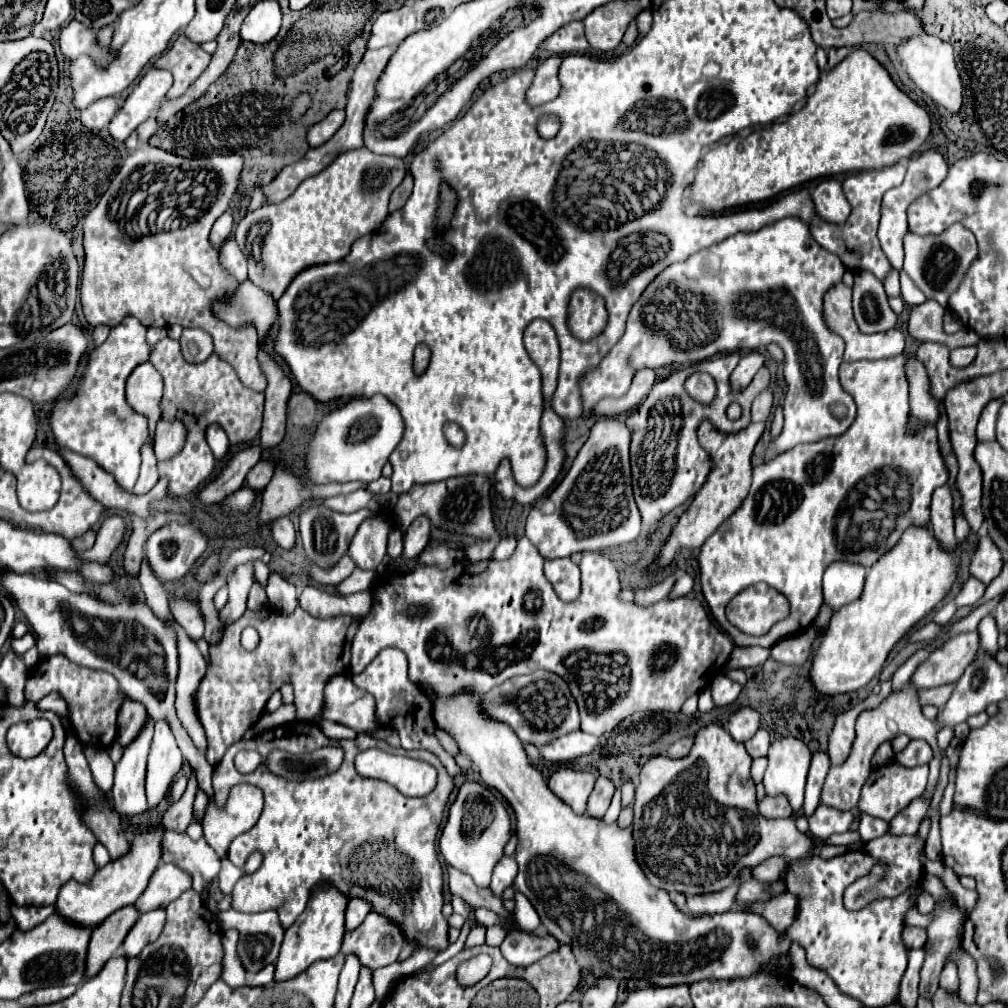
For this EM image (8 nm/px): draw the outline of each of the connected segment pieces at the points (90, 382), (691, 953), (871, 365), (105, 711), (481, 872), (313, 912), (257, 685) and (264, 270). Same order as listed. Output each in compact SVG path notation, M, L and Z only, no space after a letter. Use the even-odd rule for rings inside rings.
M132 316L114 326L102 346L92 350L88 370L80 380L76 396L72 400L56 402L50 418L56 442L62 448L92 458L128 492L132 492L138 480L140 446L148 440L148 422L126 404L124 384L134 366L146 362L150 356L146 333L147 328Z
M460 690L460 694L448 698L436 698L434 718L438 726L456 740L460 752L478 766L482 780L512 804L518 836L516 862L520 866L514 886L528 896L538 910L546 932L562 944L572 946L582 964L618 980L648 978L654 986L692 984L704 978L750 978L756 974L790 976L790 964L786 970L780 966L768 968L768 962L772 960L790 960L790 940L786 932L778 932L766 918L754 912L728 910L712 916L690 916L678 910L668 892L654 888L642 872L636 860L632 826L620 828L618 822L606 824L602 818L574 814L574 810L548 788L542 774L530 764L516 732L506 722L494 722L494 718L486 714L480 696L474 696L470 690Z
M906 354L886 360L862 360L842 362L840 382L848 394L852 394L858 414L852 426L832 438L820 442L808 442L778 454L776 458L754 468L750 494L742 506L720 524L720 528L704 542L700 550L700 584L710 612L718 624L734 638L738 646L764 646L770 648L784 636L808 628L822 606L822 574L834 560L848 560L858 564L874 564L886 554L910 526L924 526L930 518L930 498L938 486L948 480L948 470L938 450L936 428L926 426L916 434L906 434L908 420L908 378L906 378ZM756 582L772 584L778 588L792 606L792 616L776 622L764 636L734 634L734 626L728 622L724 608L744 588Z
M54 654L42 660L33 667L33 670L45 671L34 674L26 681L24 695L28 701L37 703L39 700L50 694L58 692L66 704L68 704L68 718L72 722L72 728L76 730L76 736L82 744L94 744L100 748L108 748L116 738L116 714L120 708L120 702L124 694L120 694L120 686L116 678L104 670L90 670L86 666L78 666L64 658L62 654Z
M464 782L456 794L456 800L450 804L448 822L446 822L442 836L440 836L440 852L450 866L472 876L478 886L490 886L492 870L498 864L498 860L504 856L504 846L510 840L510 836L512 836L512 822L510 822L510 816L508 816L504 802L498 800L498 796L490 788L486 788L484 784Z
M328 882L314 888L314 892L308 900L306 912L302 912L302 916L286 930L286 936L284 936L284 942L280 948L280 956L276 960L274 980L294 978L296 974L304 972L312 962L332 958L340 952L344 934L346 934L344 906L348 906L348 902L350 902L350 898Z
M302 608L292 614L276 610L246 610L240 620L224 628L222 642L210 648L212 664L196 694L200 722L206 730L208 742L206 759L216 766L224 752L236 744L242 734L260 718L268 698L280 690L284 682L294 684L294 704L300 720L316 720L322 708L322 690L328 678L342 674L350 666L350 644L362 618L334 616L316 618ZM246 628L258 628L260 644L254 652L240 646L238 634Z
M362 146L340 154L328 168L306 178L284 202L246 214L234 236L248 258L248 278L278 300L300 270L320 262L342 260L354 240L378 230L388 214L388 198L404 174L406 166L400 158L372 154ZM254 228L258 236L248 240Z

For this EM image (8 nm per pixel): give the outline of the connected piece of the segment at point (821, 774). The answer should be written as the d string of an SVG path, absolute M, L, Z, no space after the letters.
M814 752L812 762L810 762L810 772L808 772L808 782L806 782L806 800L804 800L804 812L806 816L816 810L820 804L820 790L824 784L824 778L830 770L830 758L826 752Z

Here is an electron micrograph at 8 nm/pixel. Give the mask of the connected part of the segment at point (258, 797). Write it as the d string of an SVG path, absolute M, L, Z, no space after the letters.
M236 784L236 786L232 786L232 790L228 792L228 800L226 800L224 806L218 806L216 800L214 800L214 796L208 798L206 814L204 814L204 818L202 818L202 828L204 828L204 838L206 838L206 842L216 850L216 854L218 854L218 856L222 858L222 862L224 862L226 874L224 874L222 880L218 882L218 884L220 884L220 890L222 890L224 894L232 892L234 884L238 882L238 878L230 878L230 876L234 876L234 872L238 872L238 868L230 866L230 862L226 860L226 858L228 858L228 846L230 846L232 838L236 838L238 834L250 830L250 826L256 824L256 818L258 818L260 812L262 812L262 804L264 804L264 802L262 802L262 792L260 792L256 786L250 786L250 784Z

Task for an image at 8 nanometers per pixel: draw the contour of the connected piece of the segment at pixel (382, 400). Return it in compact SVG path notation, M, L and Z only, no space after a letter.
M381 394L372 398L356 398L342 408L334 410L332 414L324 416L318 424L318 430L308 448L308 478L314 484L330 484L330 482L372 482L382 476L382 466L388 462L392 450L398 446L400 438L404 436L404 421L398 408Z

